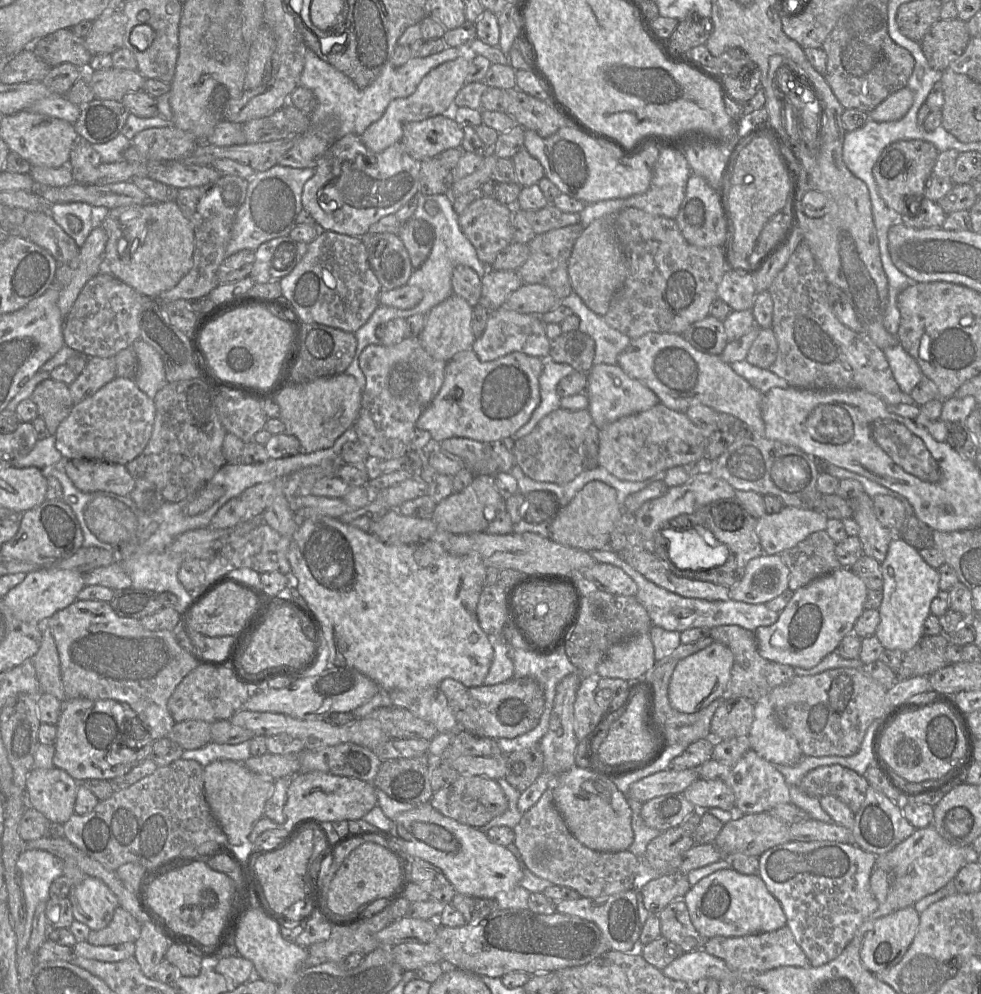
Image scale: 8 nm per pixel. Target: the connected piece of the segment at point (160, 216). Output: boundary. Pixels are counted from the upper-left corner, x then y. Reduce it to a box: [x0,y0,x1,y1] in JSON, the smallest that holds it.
[100,201,194,298]

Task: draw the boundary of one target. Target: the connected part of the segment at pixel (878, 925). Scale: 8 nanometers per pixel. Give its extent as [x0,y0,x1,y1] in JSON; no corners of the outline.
[861,906,920,973]

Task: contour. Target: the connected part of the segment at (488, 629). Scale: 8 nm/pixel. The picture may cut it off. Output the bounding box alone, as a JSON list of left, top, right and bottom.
[476,584,506,635]

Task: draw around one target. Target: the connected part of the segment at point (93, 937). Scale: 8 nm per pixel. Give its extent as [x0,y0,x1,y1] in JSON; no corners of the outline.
[86,906,142,946]

